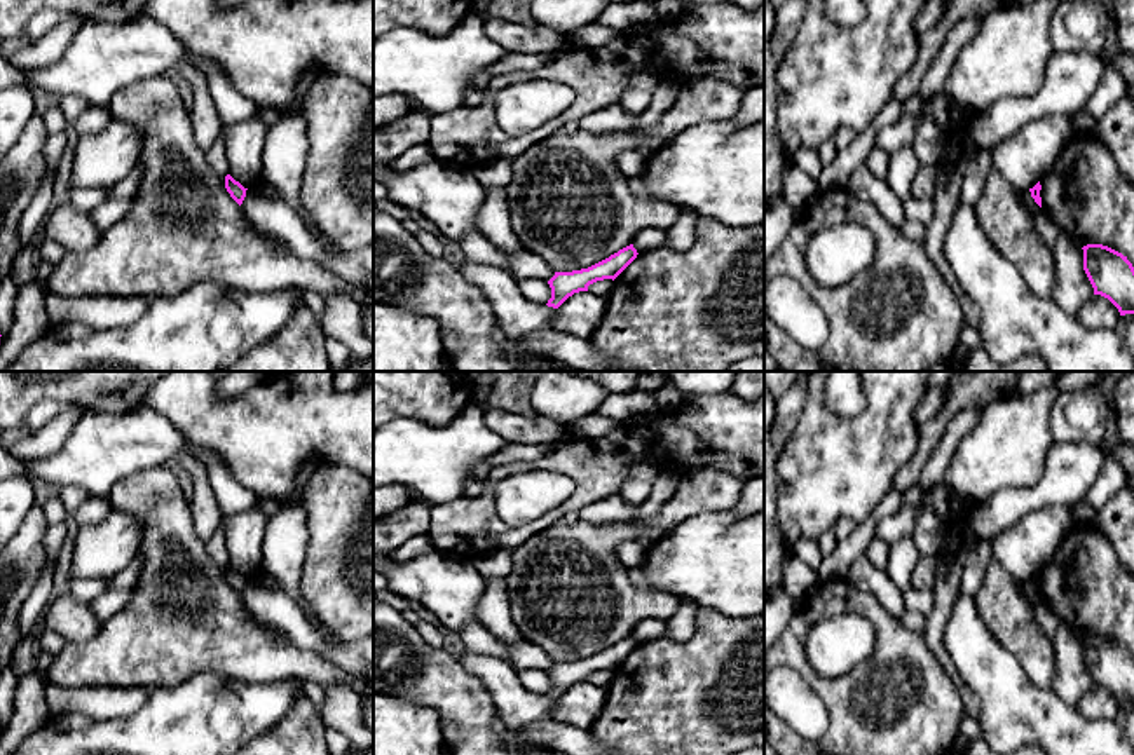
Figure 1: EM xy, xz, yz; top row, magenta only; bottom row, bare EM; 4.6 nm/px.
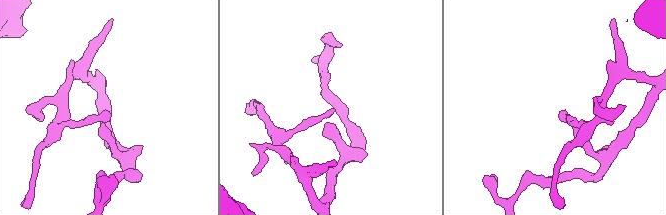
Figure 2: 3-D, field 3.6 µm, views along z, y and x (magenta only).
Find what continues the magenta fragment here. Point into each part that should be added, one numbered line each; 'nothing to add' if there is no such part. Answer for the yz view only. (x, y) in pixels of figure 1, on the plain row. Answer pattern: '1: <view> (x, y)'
nothing to add

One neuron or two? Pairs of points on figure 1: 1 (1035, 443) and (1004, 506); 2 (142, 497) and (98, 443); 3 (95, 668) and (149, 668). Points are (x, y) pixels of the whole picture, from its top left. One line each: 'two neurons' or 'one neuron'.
1: two neurons
2: two neurons
3: one neuron

